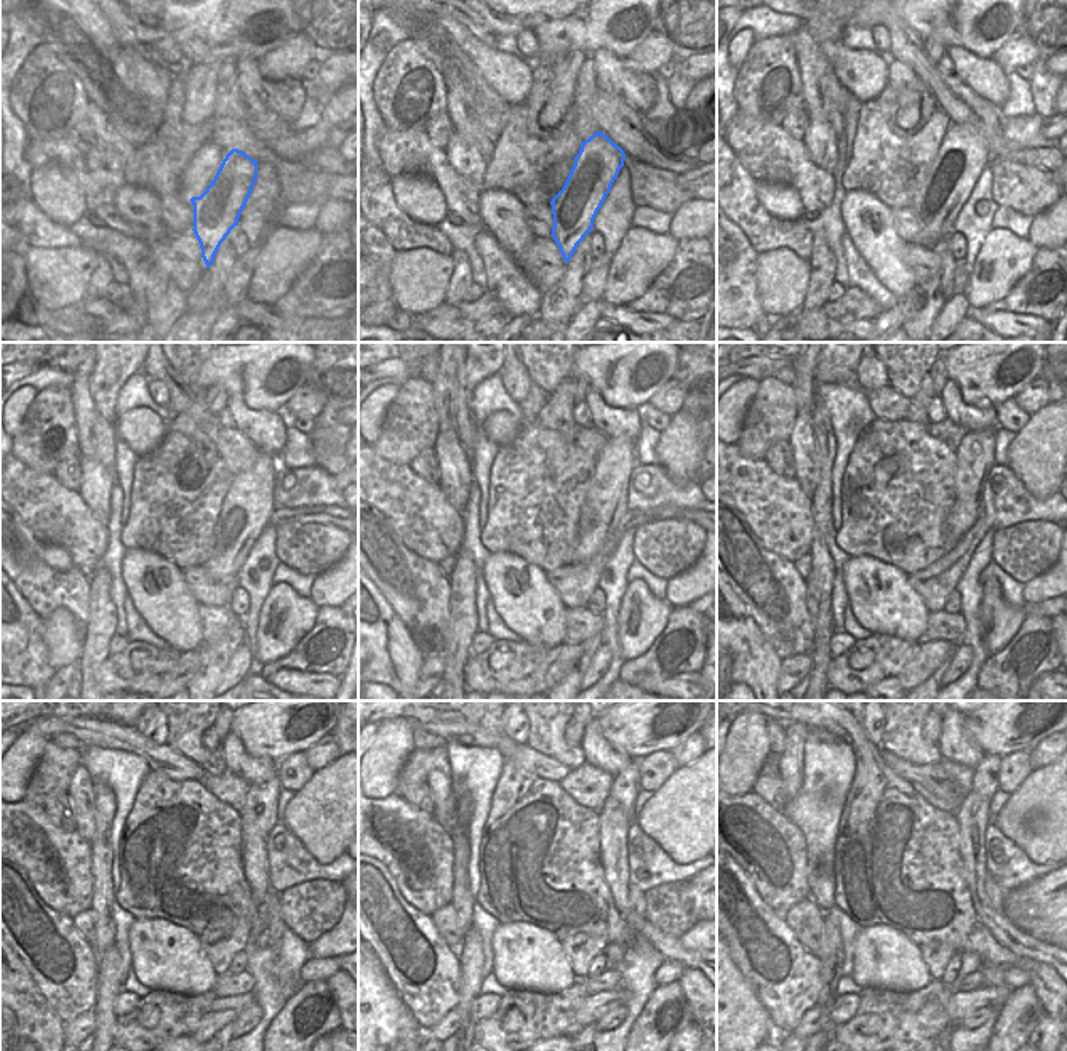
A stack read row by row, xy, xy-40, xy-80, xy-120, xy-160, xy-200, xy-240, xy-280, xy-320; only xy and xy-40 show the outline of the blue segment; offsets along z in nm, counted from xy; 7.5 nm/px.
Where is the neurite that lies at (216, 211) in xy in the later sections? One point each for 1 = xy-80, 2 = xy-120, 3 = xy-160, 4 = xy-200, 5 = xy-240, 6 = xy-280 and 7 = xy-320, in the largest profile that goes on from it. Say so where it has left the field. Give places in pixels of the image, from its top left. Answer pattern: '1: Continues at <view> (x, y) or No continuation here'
1: Continues at xy-80 (963, 154)
2: Continues at xy-120 (245, 512)
3: Continues at xy-160 (607, 501)
4: Continues at xy-200 (975, 455)
5: Continues at xy-240 (259, 807)
6: Continues at xy-280 (624, 789)
7: Continues at xy-320 (984, 781).

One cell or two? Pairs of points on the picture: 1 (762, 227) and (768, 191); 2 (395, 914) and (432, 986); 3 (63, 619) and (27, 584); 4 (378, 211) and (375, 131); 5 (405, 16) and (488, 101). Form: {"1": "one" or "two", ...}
{"1": "two", "2": "one", "3": "two", "4": "two", "5": "one"}

